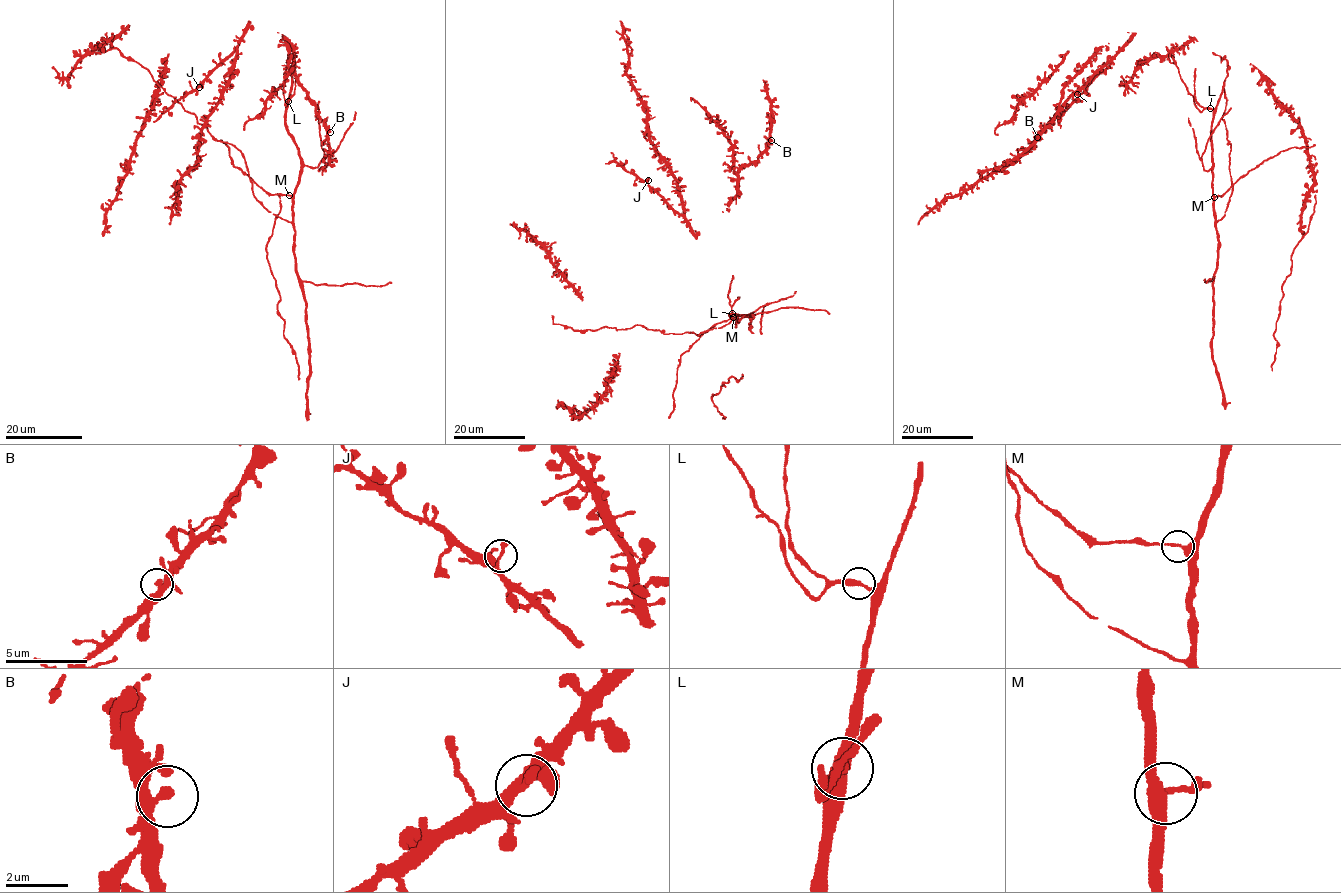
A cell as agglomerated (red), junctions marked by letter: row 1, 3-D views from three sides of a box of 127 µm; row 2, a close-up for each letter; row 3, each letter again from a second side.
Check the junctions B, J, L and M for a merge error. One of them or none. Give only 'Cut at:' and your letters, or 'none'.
Cut at: none

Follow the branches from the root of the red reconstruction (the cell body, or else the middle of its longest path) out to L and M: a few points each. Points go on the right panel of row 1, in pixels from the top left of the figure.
L: (1212, 134), (1213, 111), (1210, 108)
M: (1212, 134), (1212, 194), (1214, 196)

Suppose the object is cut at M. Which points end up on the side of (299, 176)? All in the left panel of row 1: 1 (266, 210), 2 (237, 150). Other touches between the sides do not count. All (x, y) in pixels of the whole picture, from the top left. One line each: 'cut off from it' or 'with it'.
1: cut off from it
2: cut off from it

